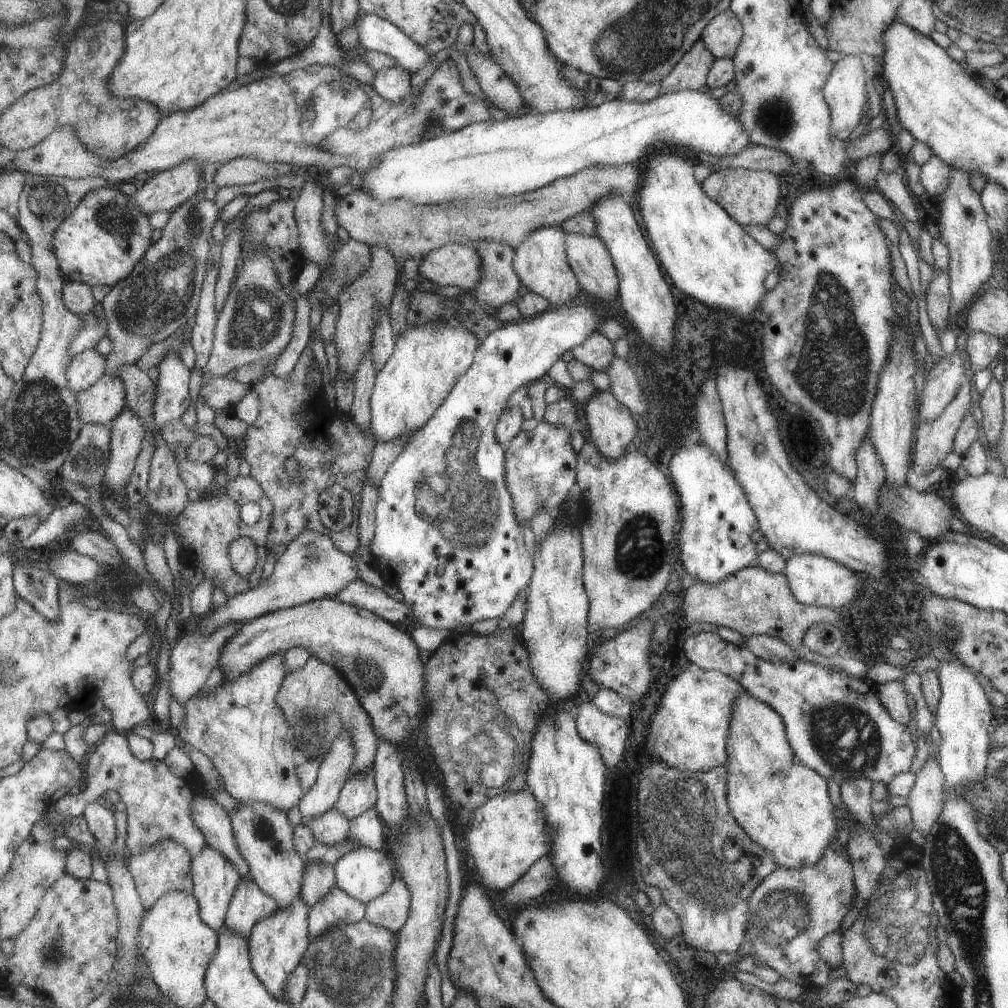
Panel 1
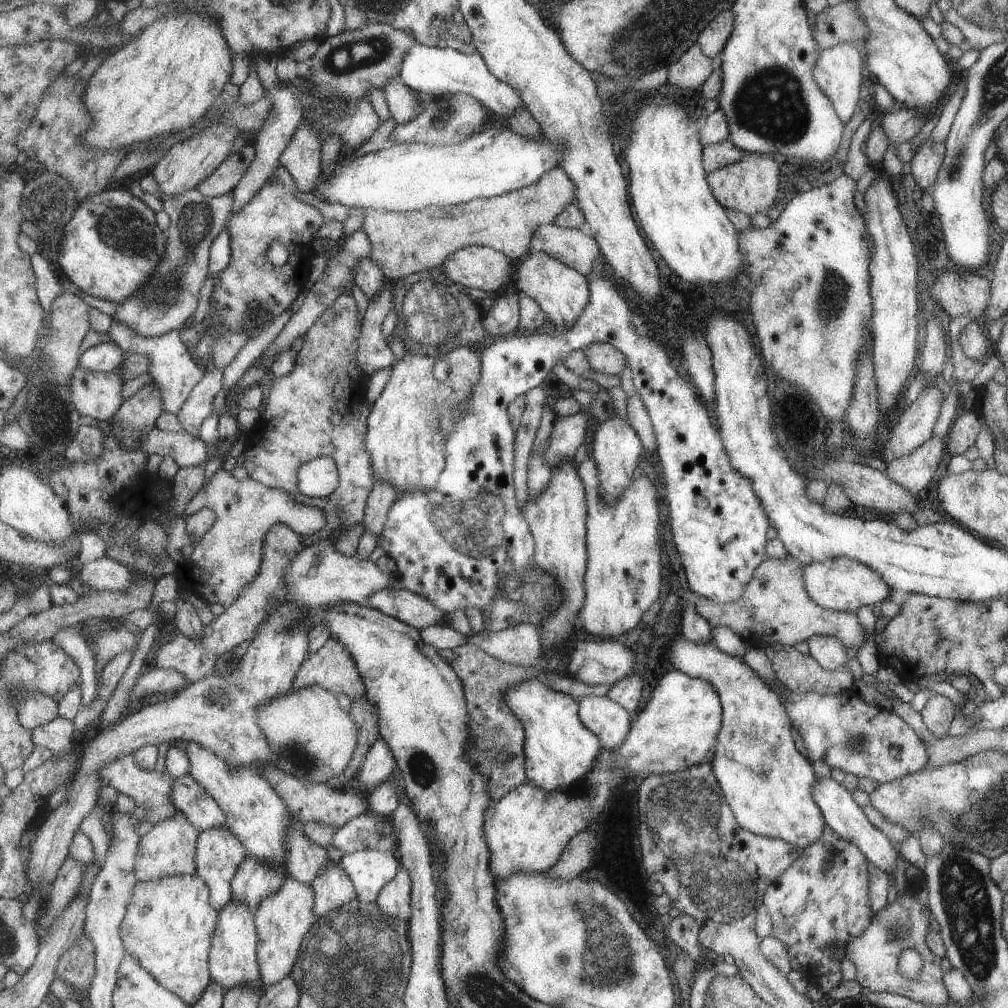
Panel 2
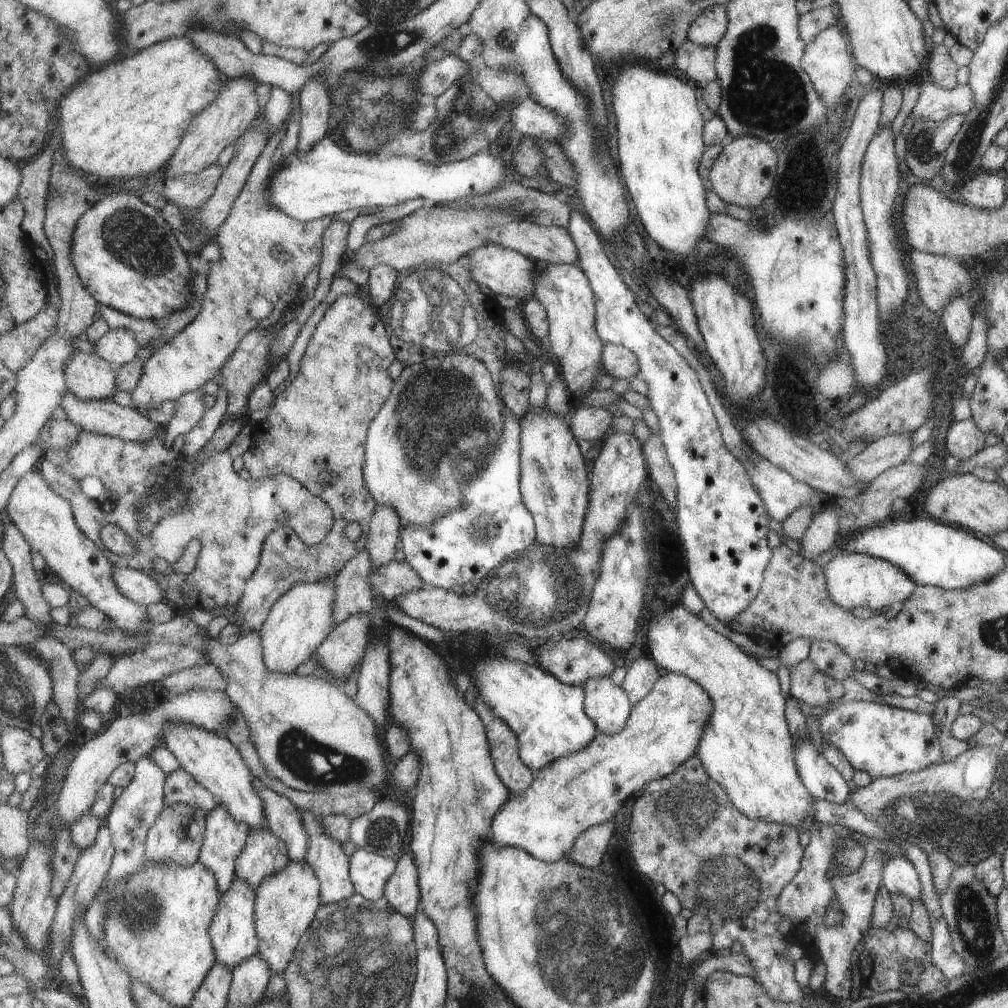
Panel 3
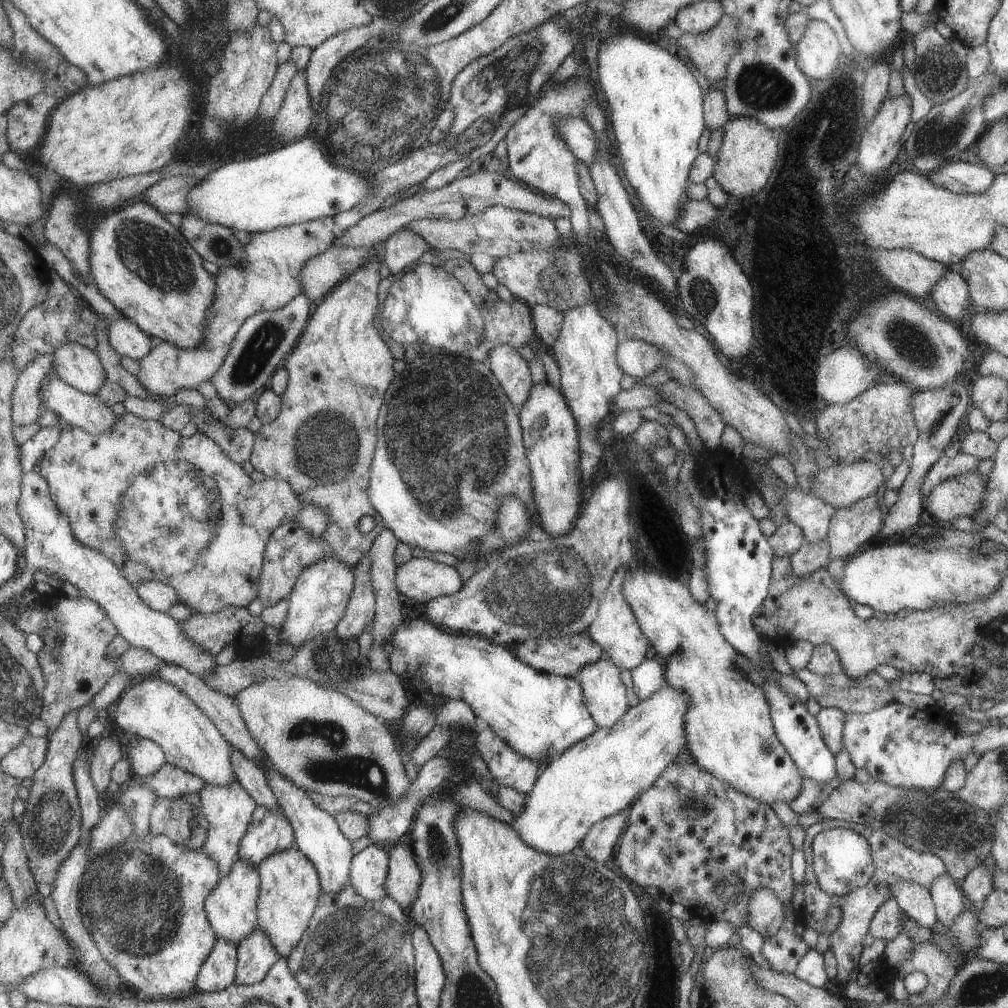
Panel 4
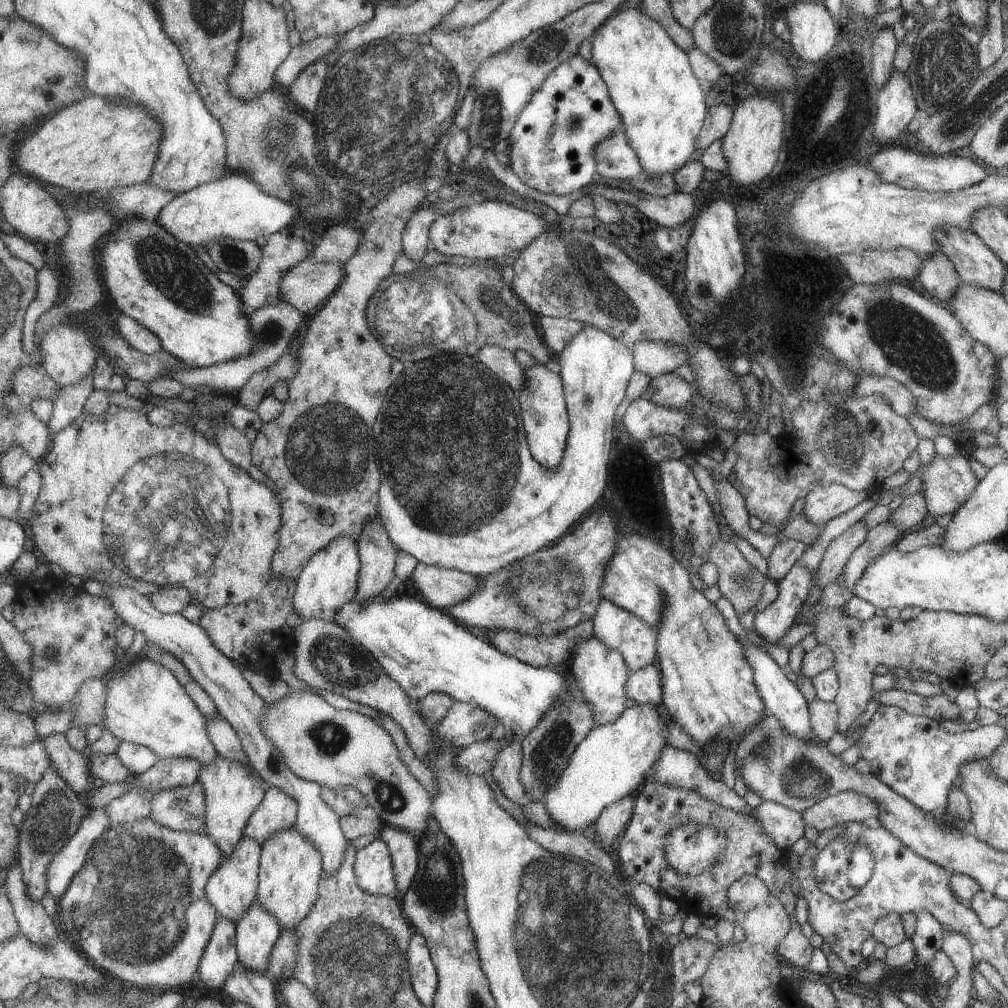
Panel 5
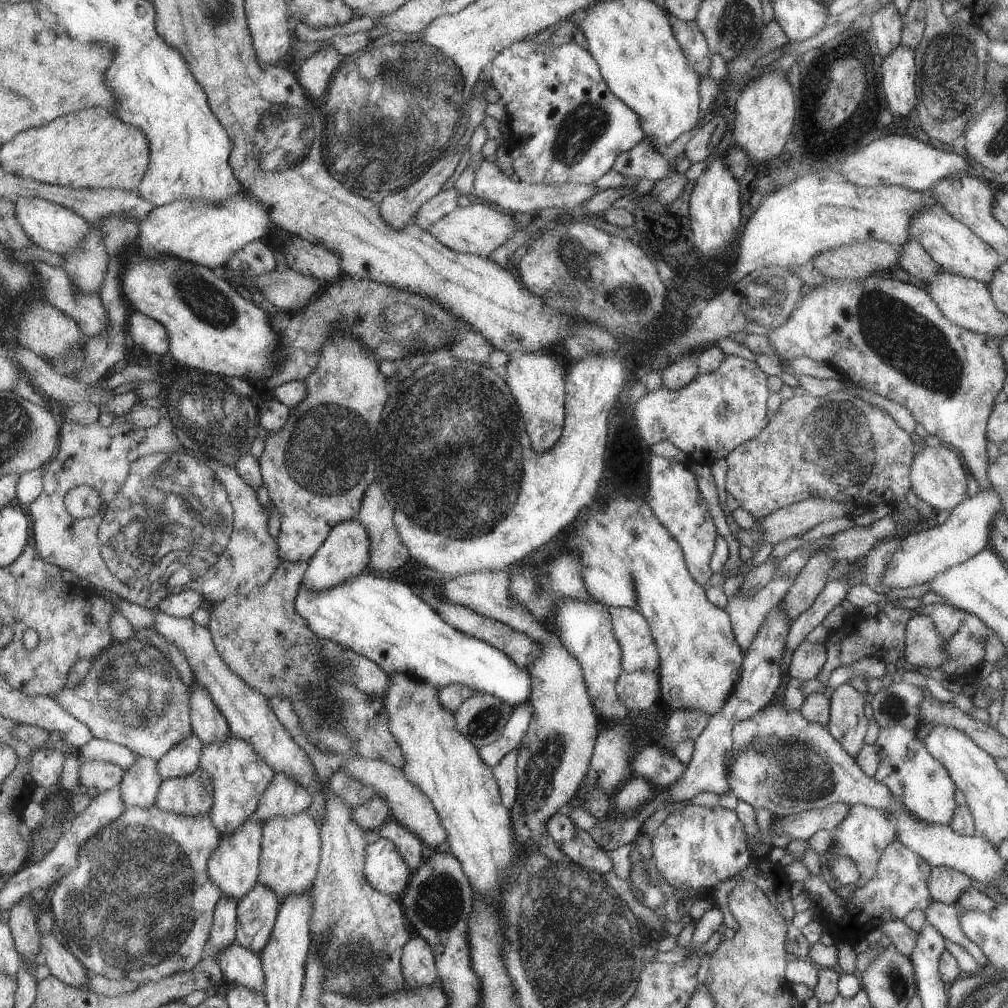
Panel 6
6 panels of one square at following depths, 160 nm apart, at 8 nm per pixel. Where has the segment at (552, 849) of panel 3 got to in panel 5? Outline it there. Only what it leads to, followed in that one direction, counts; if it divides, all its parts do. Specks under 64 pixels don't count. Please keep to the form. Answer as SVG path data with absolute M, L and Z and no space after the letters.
M659 704L626 708L613 722L597 725L578 744L566 768L542 798L553 828L581 832L593 823L603 808L633 794L645 782L646 772L659 756L664 739L664 722L669 714Z

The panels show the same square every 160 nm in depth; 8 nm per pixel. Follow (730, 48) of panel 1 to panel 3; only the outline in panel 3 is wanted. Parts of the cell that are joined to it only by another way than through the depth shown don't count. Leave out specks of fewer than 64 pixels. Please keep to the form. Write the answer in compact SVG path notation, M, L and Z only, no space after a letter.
M725 4L705 8L691 24L686 39L695 45L715 47L726 32L727 22Z

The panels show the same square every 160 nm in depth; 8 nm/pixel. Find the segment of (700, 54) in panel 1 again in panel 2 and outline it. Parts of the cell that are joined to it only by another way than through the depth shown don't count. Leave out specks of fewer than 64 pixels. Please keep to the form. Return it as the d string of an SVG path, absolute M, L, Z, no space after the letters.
M695 43L679 56L677 62L665 69L666 82L677 88L700 88L715 66L716 62L705 57Z

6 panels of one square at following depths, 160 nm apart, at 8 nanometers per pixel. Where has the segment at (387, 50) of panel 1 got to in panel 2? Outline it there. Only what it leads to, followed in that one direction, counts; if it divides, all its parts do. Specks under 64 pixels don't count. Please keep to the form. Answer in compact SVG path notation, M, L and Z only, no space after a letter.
M416 41L401 60L398 79L411 91L424 99L439 98L451 94L467 94L481 102L491 112L507 119L515 110L524 108L519 94L505 82L489 72L486 62L478 53L465 54L454 49L427 47Z

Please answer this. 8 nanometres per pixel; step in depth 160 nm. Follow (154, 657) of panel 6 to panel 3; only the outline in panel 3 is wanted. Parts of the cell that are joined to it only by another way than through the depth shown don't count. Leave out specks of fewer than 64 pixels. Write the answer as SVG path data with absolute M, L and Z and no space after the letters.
M173 724L171 728L167 728L165 745L179 758L184 770L213 793L221 805L227 806L237 822L245 822L250 830L268 826L265 800L259 790L255 790L254 773L228 737L195 724Z

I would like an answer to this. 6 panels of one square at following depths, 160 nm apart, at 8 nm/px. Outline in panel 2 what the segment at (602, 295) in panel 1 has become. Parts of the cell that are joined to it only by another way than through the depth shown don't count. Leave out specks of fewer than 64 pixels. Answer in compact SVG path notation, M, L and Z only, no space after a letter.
M541 225L531 238L529 250L547 252L555 256L568 268L581 274L590 274L602 269L601 250L598 242L585 229L565 229L549 225Z

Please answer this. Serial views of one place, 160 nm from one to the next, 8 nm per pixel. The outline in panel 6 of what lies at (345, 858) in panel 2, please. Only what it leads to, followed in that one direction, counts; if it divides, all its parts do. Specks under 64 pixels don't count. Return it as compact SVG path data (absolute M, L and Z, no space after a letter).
M379 838L363 852L362 876L377 892L397 898L409 883L410 869L391 841Z

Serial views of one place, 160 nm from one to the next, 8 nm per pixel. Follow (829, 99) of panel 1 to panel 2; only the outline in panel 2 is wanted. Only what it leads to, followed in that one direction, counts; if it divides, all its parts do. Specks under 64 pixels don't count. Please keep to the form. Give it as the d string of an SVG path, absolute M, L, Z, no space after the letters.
M854 43L835 44L833 48L825 48L815 62L814 80L818 88L830 98L834 104L835 113L839 120L849 120L853 110L857 110L859 100L859 86L861 84L861 70L863 70L864 56L859 45Z

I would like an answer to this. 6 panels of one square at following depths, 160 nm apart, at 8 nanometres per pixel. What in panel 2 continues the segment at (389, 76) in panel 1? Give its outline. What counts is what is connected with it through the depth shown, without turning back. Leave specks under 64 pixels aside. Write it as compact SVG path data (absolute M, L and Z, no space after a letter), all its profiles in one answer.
M397 77L387 80L380 90L383 91L389 116L397 125L414 120L424 110L425 99L415 100L415 93Z

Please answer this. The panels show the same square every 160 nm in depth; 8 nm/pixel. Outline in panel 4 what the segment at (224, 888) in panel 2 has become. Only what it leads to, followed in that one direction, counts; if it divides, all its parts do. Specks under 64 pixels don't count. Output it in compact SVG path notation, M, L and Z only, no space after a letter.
M238 780L226 785L206 783L200 795L202 796L203 809L210 820L209 836L203 850L218 862L220 875L226 877L239 859L242 838L250 827L259 803Z

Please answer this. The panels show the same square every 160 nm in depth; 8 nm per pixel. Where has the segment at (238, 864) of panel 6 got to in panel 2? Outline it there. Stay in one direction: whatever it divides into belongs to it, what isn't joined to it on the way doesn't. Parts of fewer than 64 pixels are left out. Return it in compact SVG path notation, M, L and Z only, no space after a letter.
M231 900L218 914L218 927L215 930L210 954L210 974L213 982L219 982L226 992L235 986L259 986L265 994L267 986L263 983L258 960L259 934L255 924L254 911L247 904Z

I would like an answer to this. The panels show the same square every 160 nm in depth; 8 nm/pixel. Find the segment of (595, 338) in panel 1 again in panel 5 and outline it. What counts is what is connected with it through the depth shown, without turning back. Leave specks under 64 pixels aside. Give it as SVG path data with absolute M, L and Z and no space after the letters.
M639 341L632 347L635 370L651 378L673 371L685 363L692 353L682 346L663 341Z

